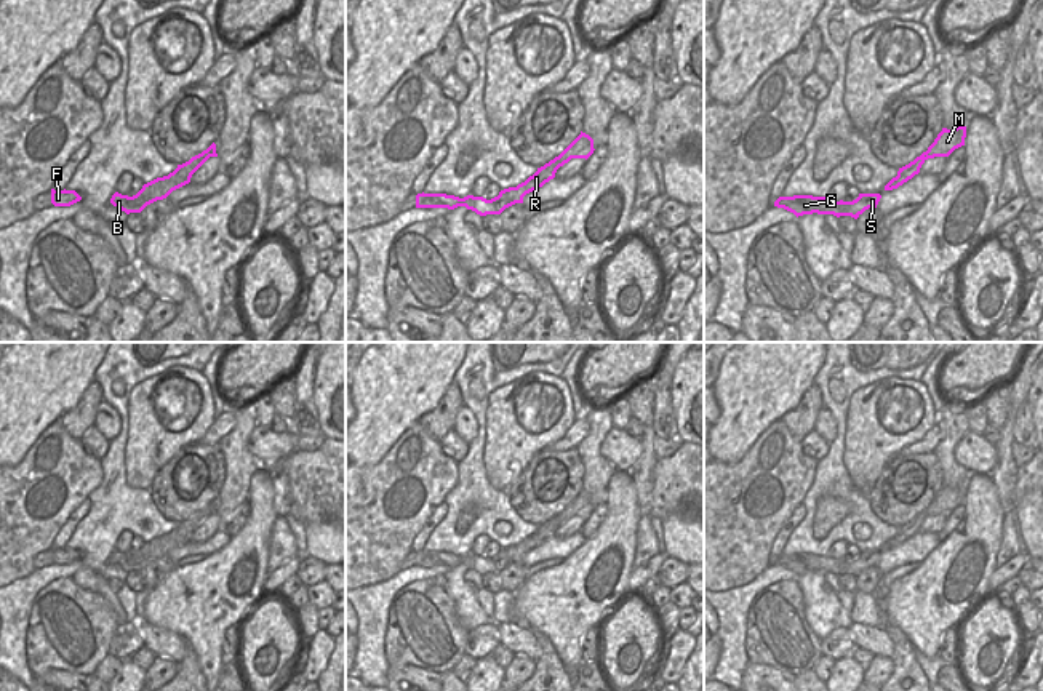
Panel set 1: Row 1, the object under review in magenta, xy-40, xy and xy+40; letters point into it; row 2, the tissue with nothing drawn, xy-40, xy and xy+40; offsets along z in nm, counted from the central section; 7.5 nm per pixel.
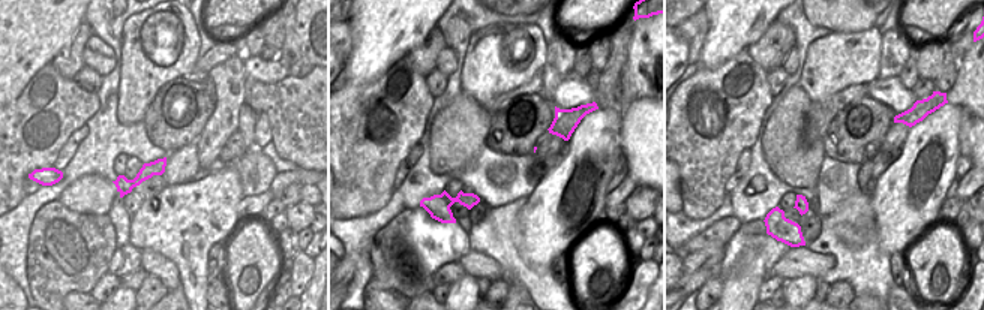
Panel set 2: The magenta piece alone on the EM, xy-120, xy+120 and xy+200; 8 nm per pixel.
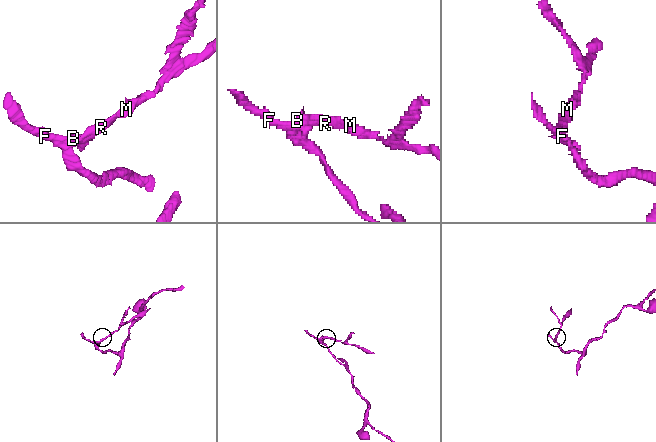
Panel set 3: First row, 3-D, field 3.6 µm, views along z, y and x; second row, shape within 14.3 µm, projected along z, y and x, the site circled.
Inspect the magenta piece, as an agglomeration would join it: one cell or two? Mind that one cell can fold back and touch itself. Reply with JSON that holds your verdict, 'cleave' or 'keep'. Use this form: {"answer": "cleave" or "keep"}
{"answer": "cleave"}

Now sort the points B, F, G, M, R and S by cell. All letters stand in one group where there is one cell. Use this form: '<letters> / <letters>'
B M R S / F G

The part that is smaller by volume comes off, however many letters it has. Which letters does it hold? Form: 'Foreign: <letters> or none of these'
Foreign: B, M, R, S

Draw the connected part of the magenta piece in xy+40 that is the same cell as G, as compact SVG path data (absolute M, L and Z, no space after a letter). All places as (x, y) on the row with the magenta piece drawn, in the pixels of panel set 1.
M793 195L779 197L774 206L784 208L793 213L797 218L803 214L833 214L840 218L840 206L835 205L829 197L813 197L813 195Z

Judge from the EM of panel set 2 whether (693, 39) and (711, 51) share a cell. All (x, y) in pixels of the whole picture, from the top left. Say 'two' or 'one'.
two

